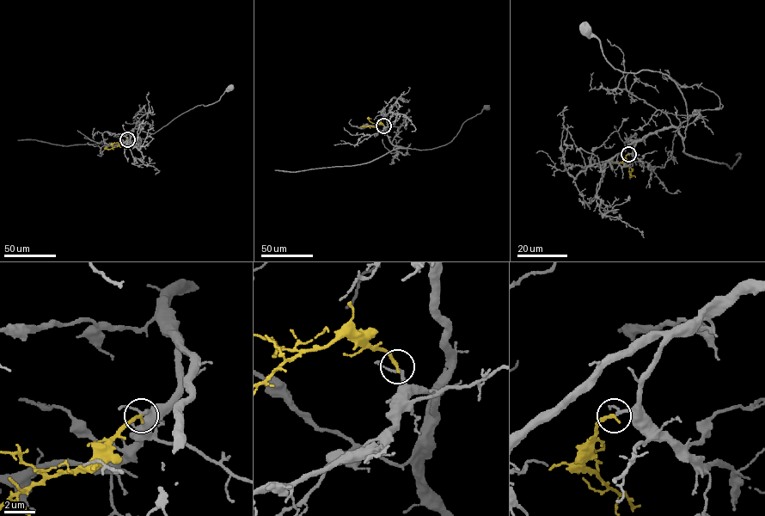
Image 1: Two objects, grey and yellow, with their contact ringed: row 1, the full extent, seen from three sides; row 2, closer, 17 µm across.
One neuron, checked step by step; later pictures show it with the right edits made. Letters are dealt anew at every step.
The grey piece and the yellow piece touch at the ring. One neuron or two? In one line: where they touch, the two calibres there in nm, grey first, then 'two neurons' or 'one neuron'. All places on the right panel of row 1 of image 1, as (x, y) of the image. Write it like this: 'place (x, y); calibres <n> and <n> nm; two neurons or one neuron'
place (628, 154); calibres 180 and 240 nm; one neuron

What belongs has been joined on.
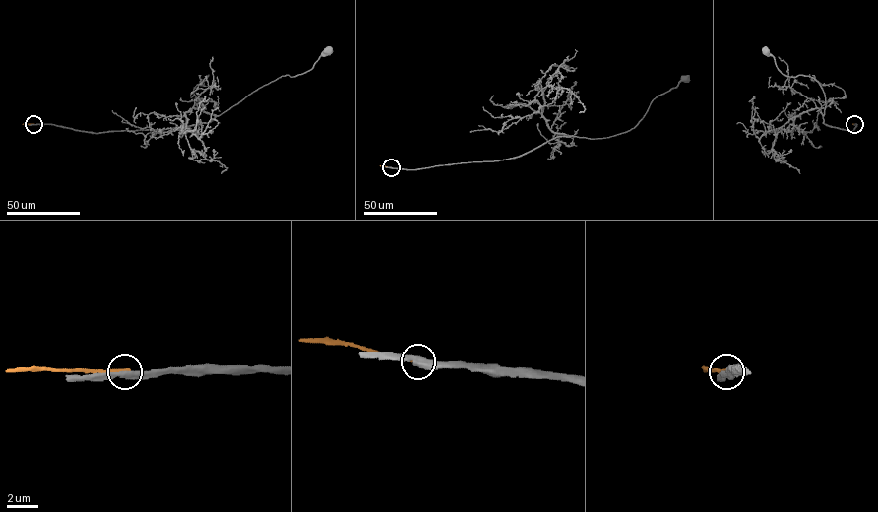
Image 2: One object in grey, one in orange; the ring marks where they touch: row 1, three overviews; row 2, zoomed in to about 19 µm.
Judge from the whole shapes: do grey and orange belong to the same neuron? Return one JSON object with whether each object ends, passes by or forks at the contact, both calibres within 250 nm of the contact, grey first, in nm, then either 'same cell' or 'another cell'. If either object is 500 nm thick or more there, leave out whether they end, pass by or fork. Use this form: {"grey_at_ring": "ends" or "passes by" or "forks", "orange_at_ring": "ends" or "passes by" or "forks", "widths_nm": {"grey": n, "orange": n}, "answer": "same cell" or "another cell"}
{"grey_at_ring": "passes by", "orange_at_ring": "ends", "widths_nm": {"grey": 400, "orange": 240}, "answer": "another cell"}

